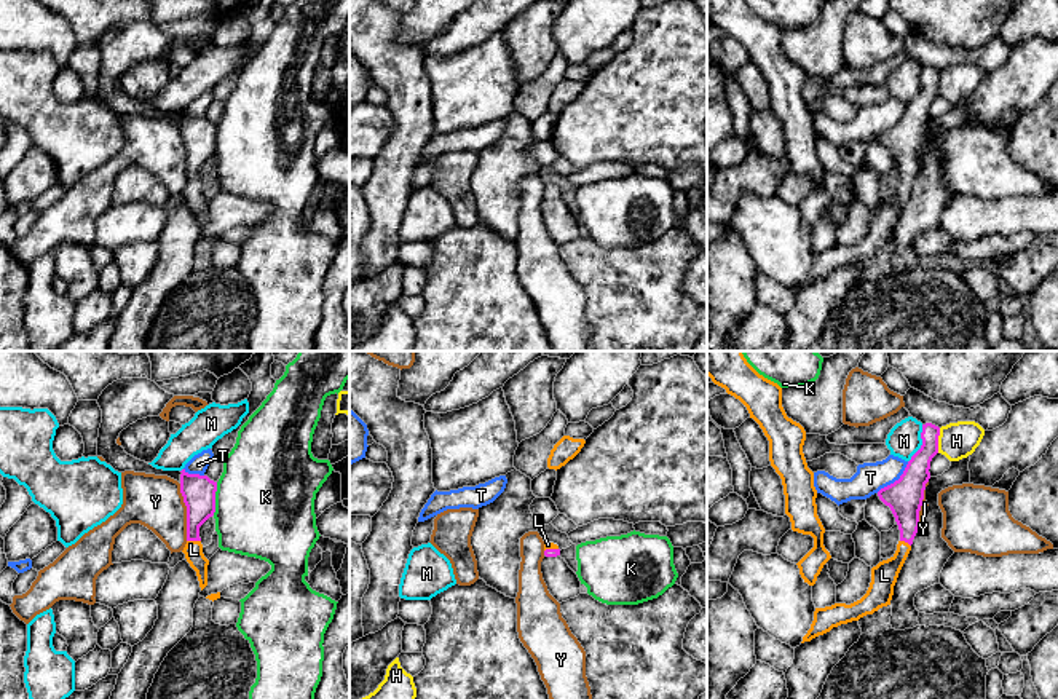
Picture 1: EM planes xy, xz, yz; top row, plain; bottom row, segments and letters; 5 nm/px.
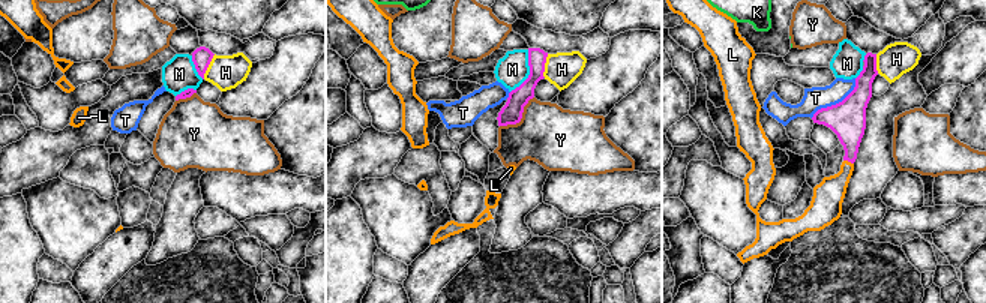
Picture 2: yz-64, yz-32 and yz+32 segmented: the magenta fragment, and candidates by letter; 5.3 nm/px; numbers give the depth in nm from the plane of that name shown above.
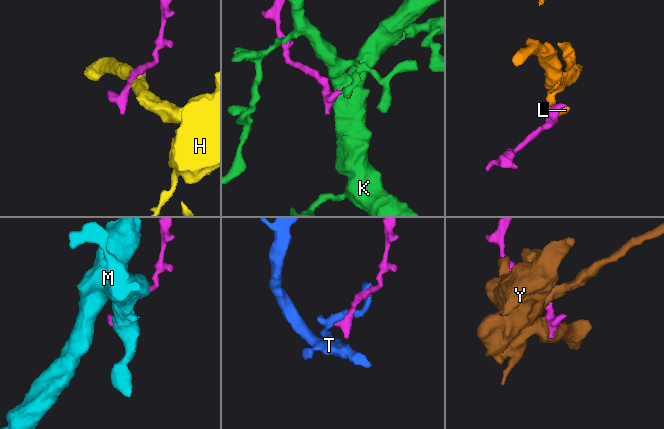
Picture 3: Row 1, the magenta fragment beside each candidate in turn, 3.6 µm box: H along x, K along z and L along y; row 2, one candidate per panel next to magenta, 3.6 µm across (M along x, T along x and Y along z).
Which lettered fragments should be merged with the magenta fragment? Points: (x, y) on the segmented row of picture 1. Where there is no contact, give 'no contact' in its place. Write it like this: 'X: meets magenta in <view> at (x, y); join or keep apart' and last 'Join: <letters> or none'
H: meets magenta in yz at (937, 441); keep apart
K: meets magenta in xy at (214, 498); keep apart
L: meets magenta in xy at (193, 540); join
M: meets magenta in yz at (923, 444); keep apart
T: meets magenta in yz at (896, 481); keep apart
Y: meets magenta in xy at (187, 513); keep apart
Join: L

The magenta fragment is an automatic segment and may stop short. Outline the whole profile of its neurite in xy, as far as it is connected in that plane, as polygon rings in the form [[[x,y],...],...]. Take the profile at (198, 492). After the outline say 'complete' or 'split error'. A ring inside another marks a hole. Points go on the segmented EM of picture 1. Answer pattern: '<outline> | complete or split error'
[[[180,471],[180,493],[187,506],[187,544],[184,554],[196,571],[201,590],[207,586],[209,560],[203,554],[199,527],[215,512],[217,482],[207,476]]] | split error

